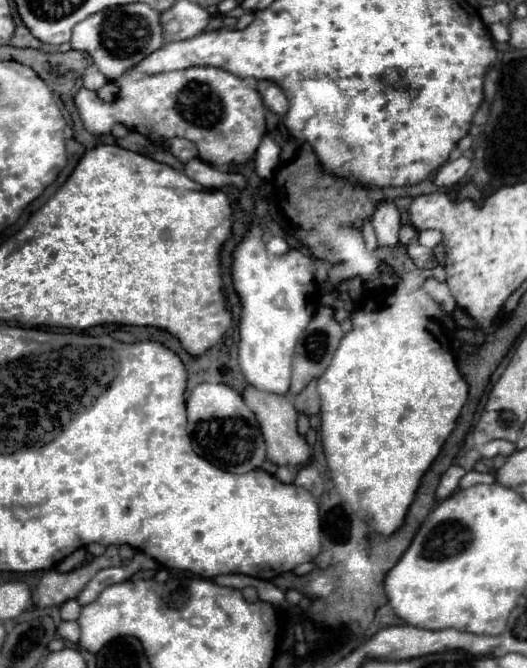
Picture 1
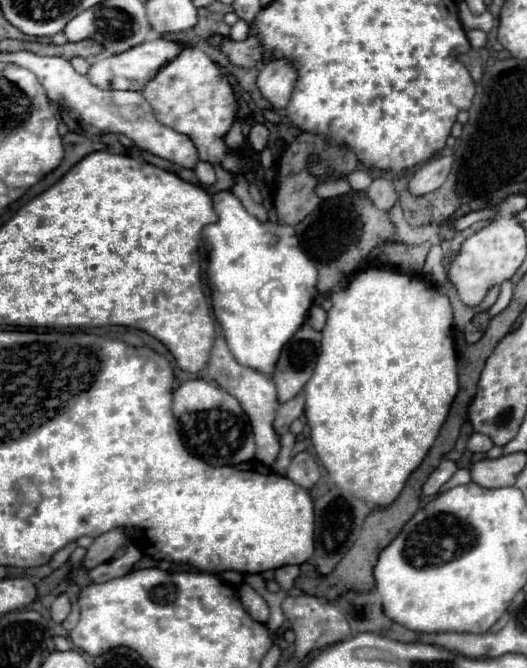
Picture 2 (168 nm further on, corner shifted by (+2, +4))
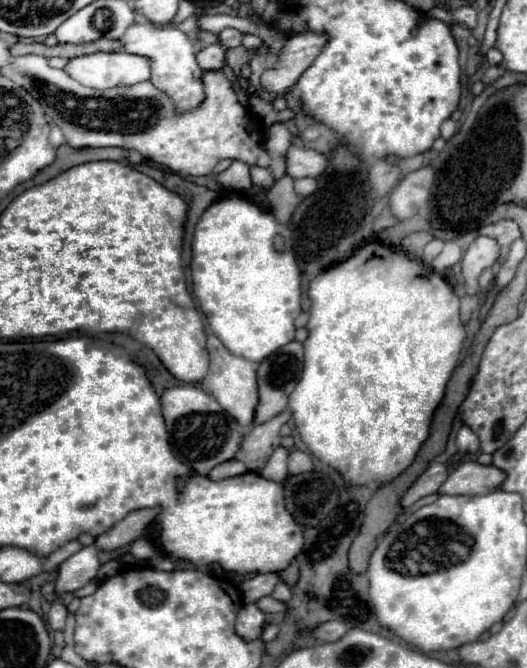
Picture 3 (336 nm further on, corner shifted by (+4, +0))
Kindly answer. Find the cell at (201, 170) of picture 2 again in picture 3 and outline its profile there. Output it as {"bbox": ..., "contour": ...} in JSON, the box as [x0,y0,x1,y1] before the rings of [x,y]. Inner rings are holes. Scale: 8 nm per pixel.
{"bbox":[217,161,251,191],"contour":[[[233,161],[231,167],[225,171],[225,173],[219,173],[217,175],[217,181],[225,187],[225,189],[231,189],[231,191],[249,191],[251,189],[251,177],[249,177],[249,167],[241,161]]]}

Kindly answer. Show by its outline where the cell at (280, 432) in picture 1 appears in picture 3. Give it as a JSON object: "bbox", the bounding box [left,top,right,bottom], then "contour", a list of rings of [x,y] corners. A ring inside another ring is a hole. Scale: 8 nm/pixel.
{"bbox":[203,335,259,427],"contour":[[[215,335],[207,337],[207,349],[209,349],[211,365],[209,365],[207,377],[203,379],[203,387],[207,389],[207,393],[211,393],[219,401],[219,405],[231,417],[235,417],[235,421],[239,421],[239,425],[249,427],[253,423],[255,405],[259,401],[259,393],[257,393],[257,367],[255,367],[255,363],[229,353],[225,349],[225,345]]]}

